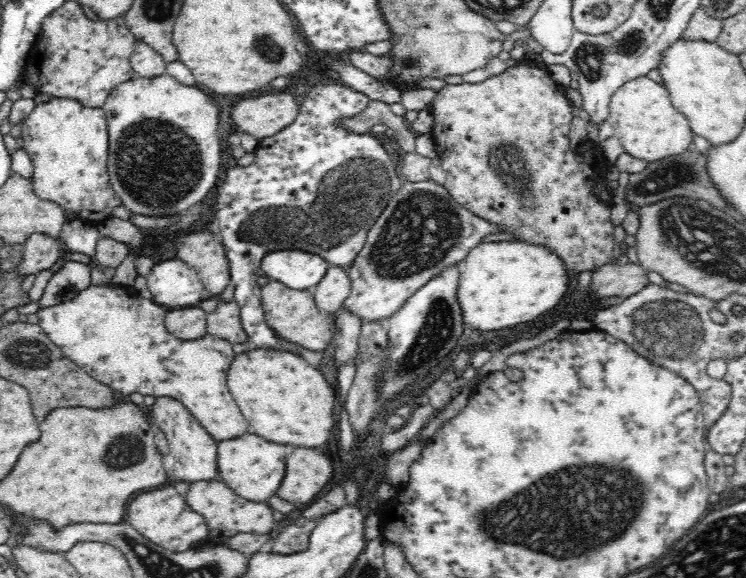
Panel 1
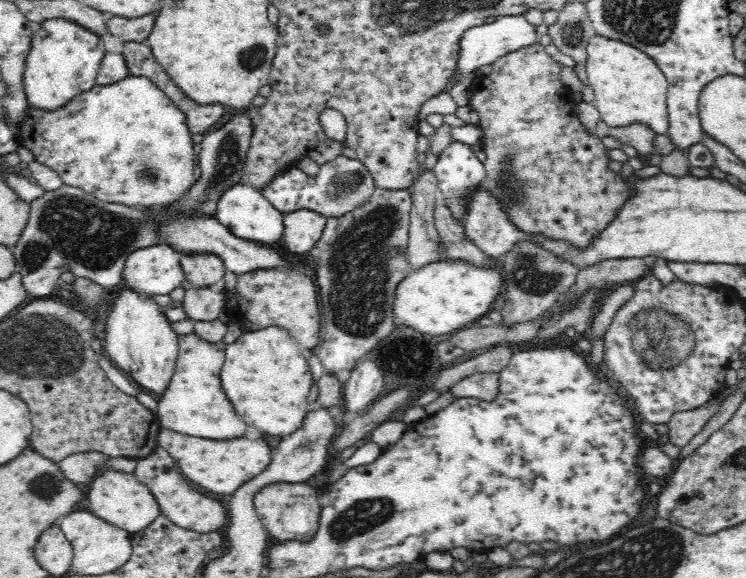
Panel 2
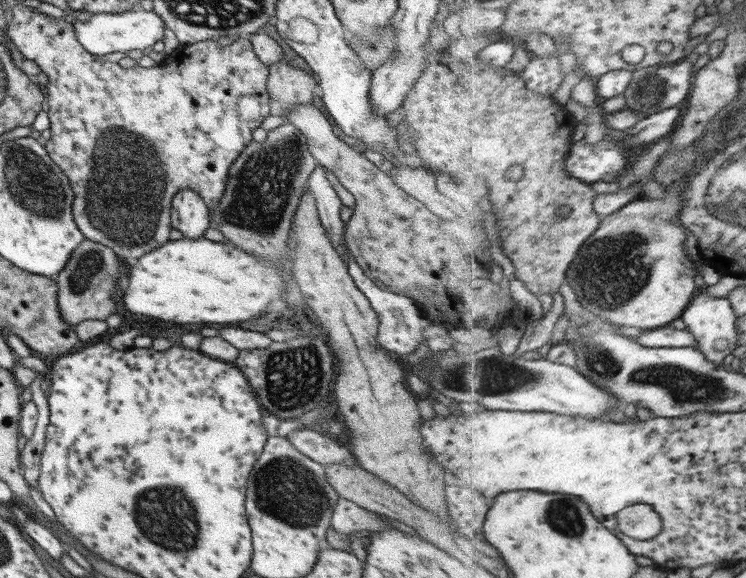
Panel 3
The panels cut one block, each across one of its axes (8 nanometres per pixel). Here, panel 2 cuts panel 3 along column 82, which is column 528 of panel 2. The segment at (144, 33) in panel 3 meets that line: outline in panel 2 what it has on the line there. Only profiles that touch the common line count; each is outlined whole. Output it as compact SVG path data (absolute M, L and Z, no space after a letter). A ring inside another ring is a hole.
M506 15L499 16L492 23L472 26L468 30L464 30L464 34L460 36L459 58L457 61L457 72L454 78L457 78L457 84L450 90L450 95L456 102L458 107L468 106L469 99L472 94L472 85L477 83L474 78L480 66L492 65L496 60L508 55L512 52L517 52L525 47L537 44L539 40L536 28L524 17L524 15Z

